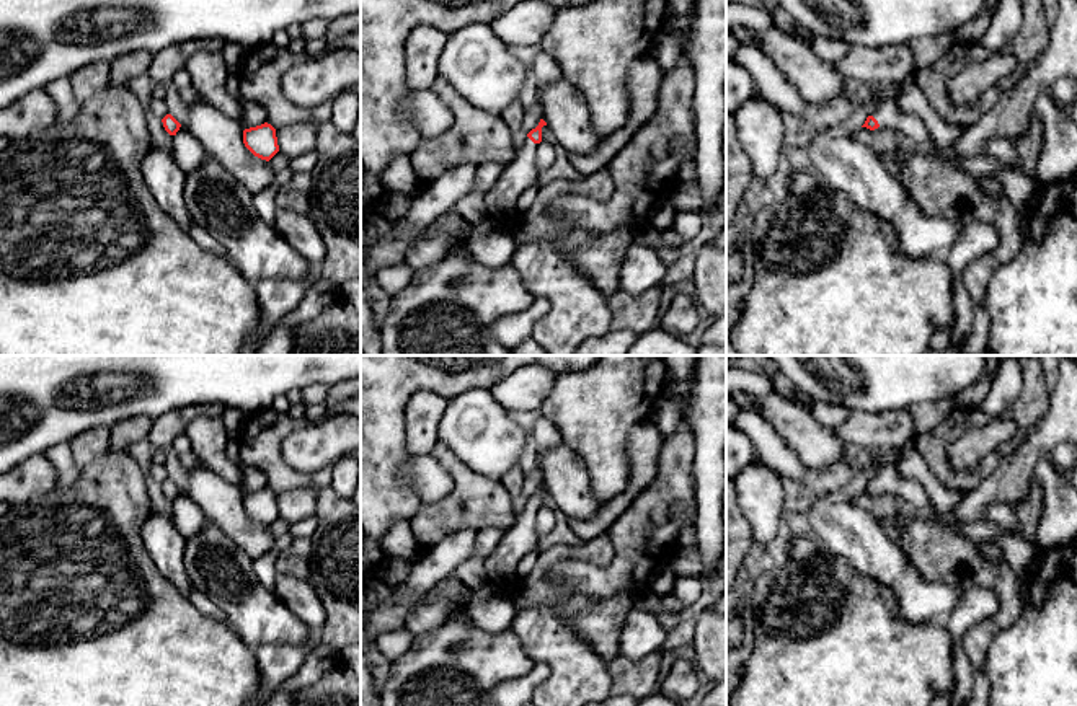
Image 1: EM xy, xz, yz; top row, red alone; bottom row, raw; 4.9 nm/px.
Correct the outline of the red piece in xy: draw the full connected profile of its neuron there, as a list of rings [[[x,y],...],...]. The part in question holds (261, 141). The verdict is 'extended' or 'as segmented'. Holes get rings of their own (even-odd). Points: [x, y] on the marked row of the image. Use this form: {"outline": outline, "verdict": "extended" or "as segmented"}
{"outline": [[[268,122],[245,129],[243,143],[255,157],[266,161],[279,152],[276,129]]], "verdict": "as segmented"}

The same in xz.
{"outline": [[[540,119],[538,126],[527,134],[527,140],[516,152],[514,160],[506,165],[499,179],[486,191],[485,204],[490,217],[498,218],[512,214],[522,192],[537,183],[535,158],[543,126],[547,122]]], "verdict": "extended"}

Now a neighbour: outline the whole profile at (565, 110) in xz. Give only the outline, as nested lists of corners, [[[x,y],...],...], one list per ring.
[[[560,78],[542,90],[540,103],[543,121],[550,127],[558,145],[568,153],[592,153],[597,150],[602,137],[592,127],[589,106],[579,93],[565,78]]]

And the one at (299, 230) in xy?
[[[277,207],[273,227],[312,266],[321,266],[325,241],[308,215]]]

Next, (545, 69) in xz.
[[[540,51],[535,55],[530,68],[534,70],[535,78],[537,78],[537,96],[535,96],[535,104],[524,113],[524,132],[525,134],[535,129],[540,119],[543,117],[543,108],[540,103],[542,90],[547,85],[563,78],[561,70],[558,68],[556,62],[543,51]]]

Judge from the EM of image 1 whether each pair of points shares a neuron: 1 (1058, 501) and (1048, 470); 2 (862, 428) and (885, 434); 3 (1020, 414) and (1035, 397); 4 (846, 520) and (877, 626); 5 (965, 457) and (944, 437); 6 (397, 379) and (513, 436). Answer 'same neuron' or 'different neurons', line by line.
1: same neuron
2: same neuron
3: same neuron
4: different neurons
5: different neurons
6: different neurons

